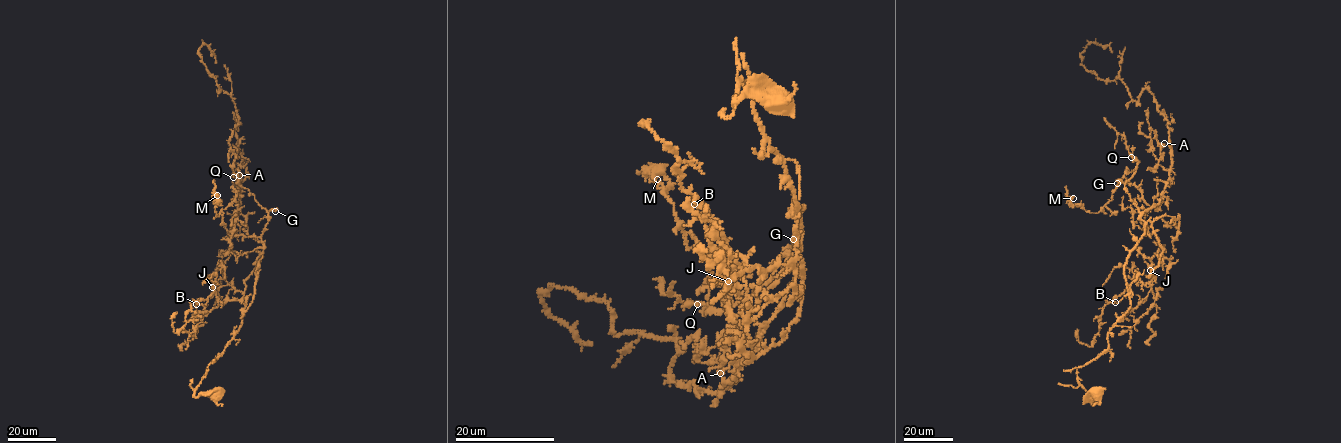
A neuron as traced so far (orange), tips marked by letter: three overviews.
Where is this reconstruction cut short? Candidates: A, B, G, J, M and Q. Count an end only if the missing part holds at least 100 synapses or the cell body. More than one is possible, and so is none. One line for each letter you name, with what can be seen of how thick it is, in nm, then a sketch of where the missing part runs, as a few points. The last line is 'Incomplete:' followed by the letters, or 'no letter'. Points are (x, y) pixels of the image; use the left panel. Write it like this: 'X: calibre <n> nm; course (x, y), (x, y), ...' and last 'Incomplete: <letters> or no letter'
Incomplete: no letter

